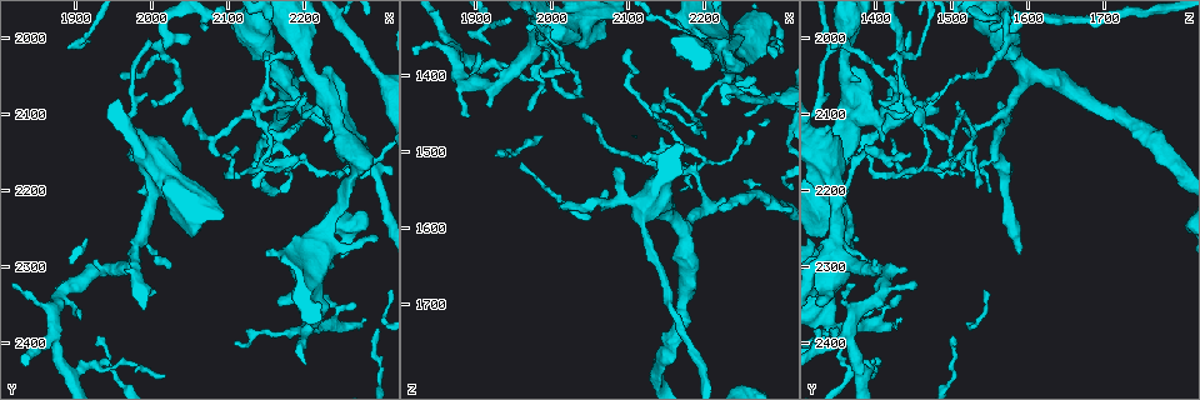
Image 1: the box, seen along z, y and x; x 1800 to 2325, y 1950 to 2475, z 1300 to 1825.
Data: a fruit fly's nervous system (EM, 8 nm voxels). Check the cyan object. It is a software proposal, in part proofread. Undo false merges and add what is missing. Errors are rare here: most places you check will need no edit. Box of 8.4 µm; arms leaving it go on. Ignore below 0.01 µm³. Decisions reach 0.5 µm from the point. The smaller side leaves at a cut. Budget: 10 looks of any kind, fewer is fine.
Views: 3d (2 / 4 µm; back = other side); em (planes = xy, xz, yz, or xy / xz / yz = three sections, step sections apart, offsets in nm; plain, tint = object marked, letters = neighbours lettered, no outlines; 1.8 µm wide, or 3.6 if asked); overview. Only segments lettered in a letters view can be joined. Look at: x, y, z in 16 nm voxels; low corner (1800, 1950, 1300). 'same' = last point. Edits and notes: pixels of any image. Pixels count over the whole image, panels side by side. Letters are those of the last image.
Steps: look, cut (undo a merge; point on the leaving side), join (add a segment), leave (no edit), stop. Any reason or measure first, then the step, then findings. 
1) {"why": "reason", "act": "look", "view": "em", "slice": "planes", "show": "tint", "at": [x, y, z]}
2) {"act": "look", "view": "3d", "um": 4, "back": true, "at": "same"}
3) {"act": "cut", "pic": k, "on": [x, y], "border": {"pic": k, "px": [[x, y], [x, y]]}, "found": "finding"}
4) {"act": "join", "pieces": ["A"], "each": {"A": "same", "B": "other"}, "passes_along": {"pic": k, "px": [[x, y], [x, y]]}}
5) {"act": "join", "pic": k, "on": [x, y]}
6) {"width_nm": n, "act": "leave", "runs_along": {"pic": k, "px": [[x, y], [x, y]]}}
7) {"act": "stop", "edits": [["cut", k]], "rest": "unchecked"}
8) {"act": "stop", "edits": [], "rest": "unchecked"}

{"why": "looks like a crossing", "act": "look", "view": "3d", "um": 2, "at": [2165, 2145, 1525]}

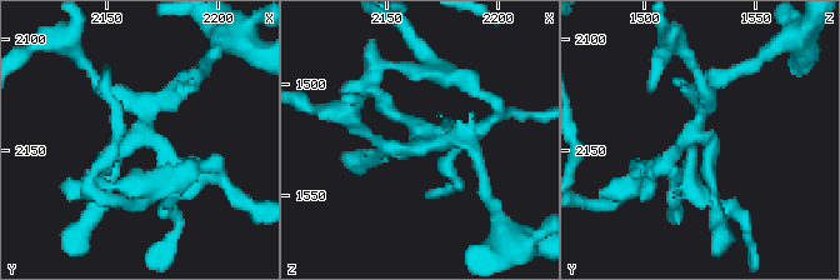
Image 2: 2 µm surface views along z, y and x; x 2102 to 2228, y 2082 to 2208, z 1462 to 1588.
{"act": "look", "view": "em", "slice": "xy", "step": 4, "show": "tint", "at": [2165, 2139, 1524]}

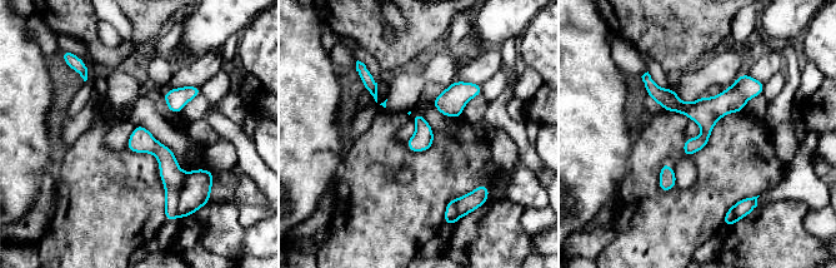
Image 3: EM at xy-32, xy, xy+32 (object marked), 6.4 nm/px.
{"why": "another direction", "act": "look", "view": "em", "slice": "planes", "show": "letters", "at": "same"}

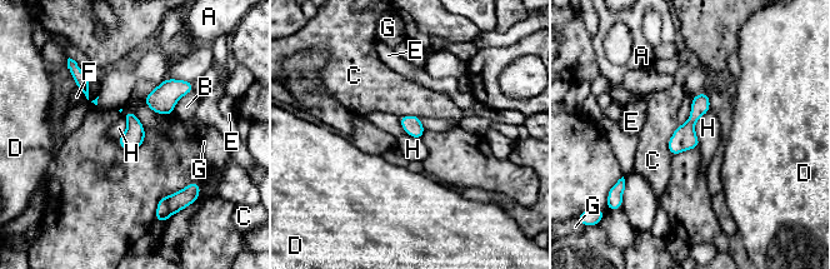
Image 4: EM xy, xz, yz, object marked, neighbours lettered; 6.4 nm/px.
{"width_nm": 120, "act": "leave", "each": {"A": "other", "B": "other", "C": "other", "D": "other", "E": "other", "F": "other", "G": "other", "H": "other"}, "border": {"pic": 4, "px": [[710, 110], [695, 123], [699, 148]]}, "found": "all the same neuron"}

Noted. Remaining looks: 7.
{"act": "look", "view": "em", "um": 3.6, "slice": "planes", "show": "plain", "at": [2005, 2200, 1340]}

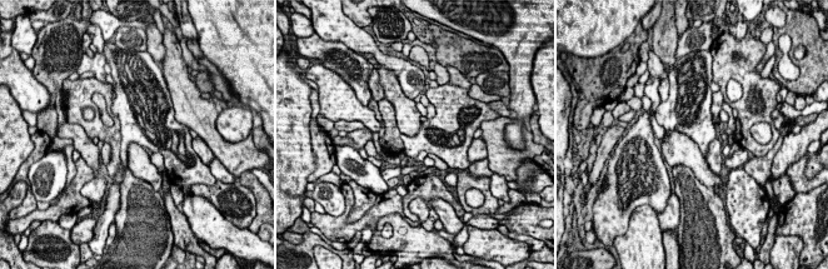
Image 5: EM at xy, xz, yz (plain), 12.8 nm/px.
{"act": "look", "view": "em", "um": 3.6, "slice": "planes", "show": "letters", "at": "same"}

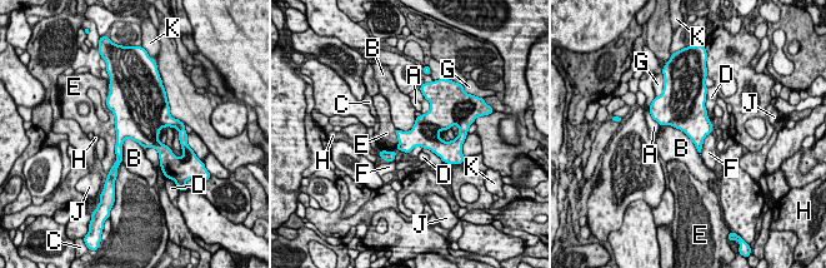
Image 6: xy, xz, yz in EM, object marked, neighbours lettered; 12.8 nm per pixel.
{"width_nm": 300, "act": "leave", "each": {"A": "other", "B": "other", "C": "other", "D": "other", "E": "other", "F": "other", "G": "other", "H": "other", "J": "other", "K": "other"}, "border": {"pic": 6, "px": [[661, 125], [679, 128], [700, 155]]}, "found": "continuous, no second neuron"}

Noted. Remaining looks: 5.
{"why": "branch stops here", "act": "look", "view": "em", "slice": "planes", "show": "letters", "at": [1970, 2150, 1445]}

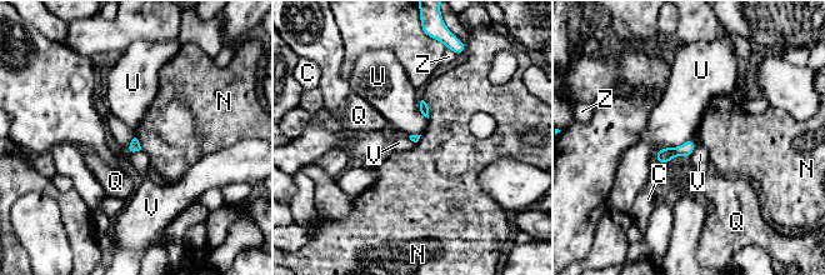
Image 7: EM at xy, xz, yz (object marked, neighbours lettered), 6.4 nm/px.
{"act": "leave", "each": {"C": "other", "N": "other", "Q": "other", "U": "other", "V": "other", "Z": "other"}, "border": {"pic": 7, "px": [[134, 138], [129, 145], [133, 153]]}, "found": "none of them fits"}

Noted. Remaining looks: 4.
{"why": "thin arm on a thick one", "act": "look", "view": "3d", "um": 2, "at": [2210, 2370, 1340]}

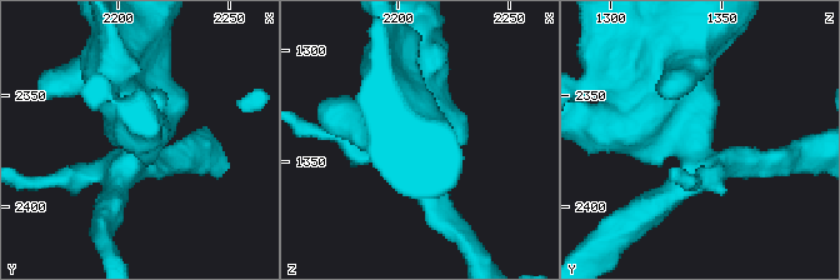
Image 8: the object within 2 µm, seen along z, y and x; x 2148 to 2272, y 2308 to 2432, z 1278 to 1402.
{"act": "look", "view": "em", "slice": "yz", "step": 4, "show": "tint", "at": "same"}

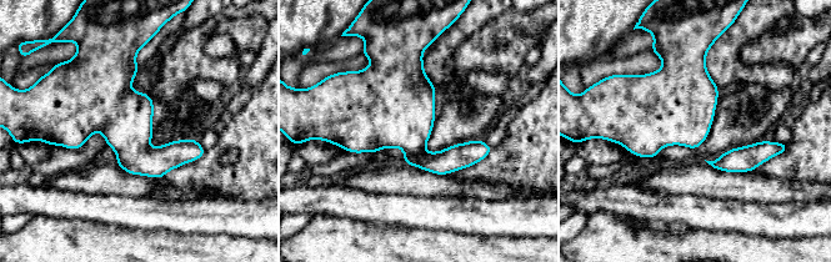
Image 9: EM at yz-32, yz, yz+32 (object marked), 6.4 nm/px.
{"act": "look", "view": "em", "slice": "yz", "step": 4, "show": "letters", "at": "same"}

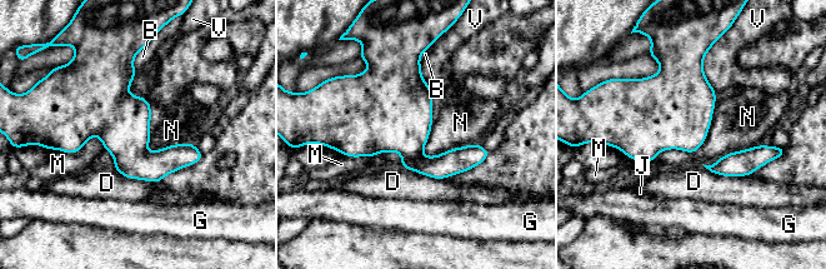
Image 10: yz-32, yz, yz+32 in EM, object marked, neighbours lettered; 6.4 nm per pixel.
{"longest_contact_nm": ["N", 380], "act": "leave", "each": {"B": "other", "D": "other", "G": "other", "J": "other", "M": "other", "N": "other", "V": "other"}, "border": {"pic": 10, "px": [[477, 143], [421, 154]]}, "found": "one neuron here"}

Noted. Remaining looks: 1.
{"act": "stop", "edits": [], "rest": "unchecked"}

